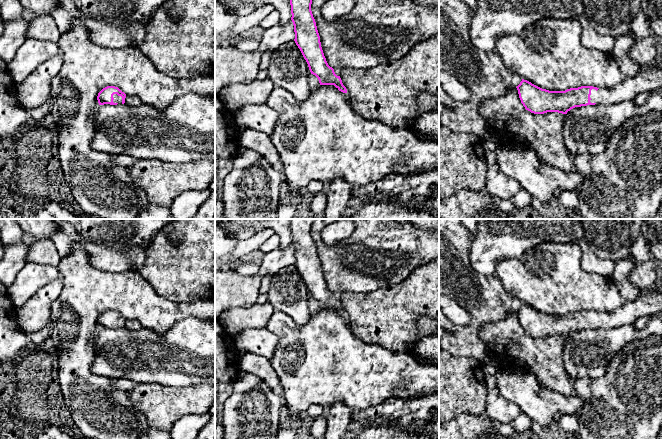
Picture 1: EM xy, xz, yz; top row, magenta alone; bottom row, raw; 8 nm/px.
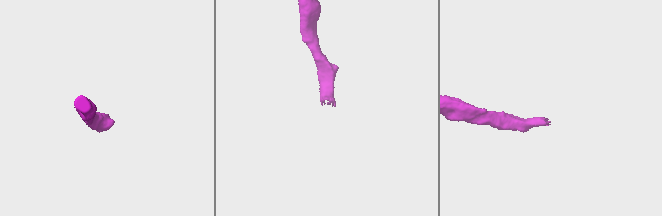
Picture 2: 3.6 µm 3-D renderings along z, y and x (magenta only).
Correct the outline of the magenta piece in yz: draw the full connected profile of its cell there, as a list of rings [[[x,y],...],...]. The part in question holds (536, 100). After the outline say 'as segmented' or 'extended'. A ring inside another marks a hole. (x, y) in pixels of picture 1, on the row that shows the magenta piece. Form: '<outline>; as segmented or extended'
[[[662,65],[644,67],[636,76],[626,77],[614,88],[581,86],[565,91],[549,91],[524,79],[516,88],[521,103],[531,113],[558,112],[567,114],[575,107],[633,100],[642,92],[651,93],[662,88]]]; extended

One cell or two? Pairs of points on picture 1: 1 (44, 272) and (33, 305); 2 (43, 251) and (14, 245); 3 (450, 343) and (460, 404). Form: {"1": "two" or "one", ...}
{"1": "one", "2": "one", "3": "two"}

